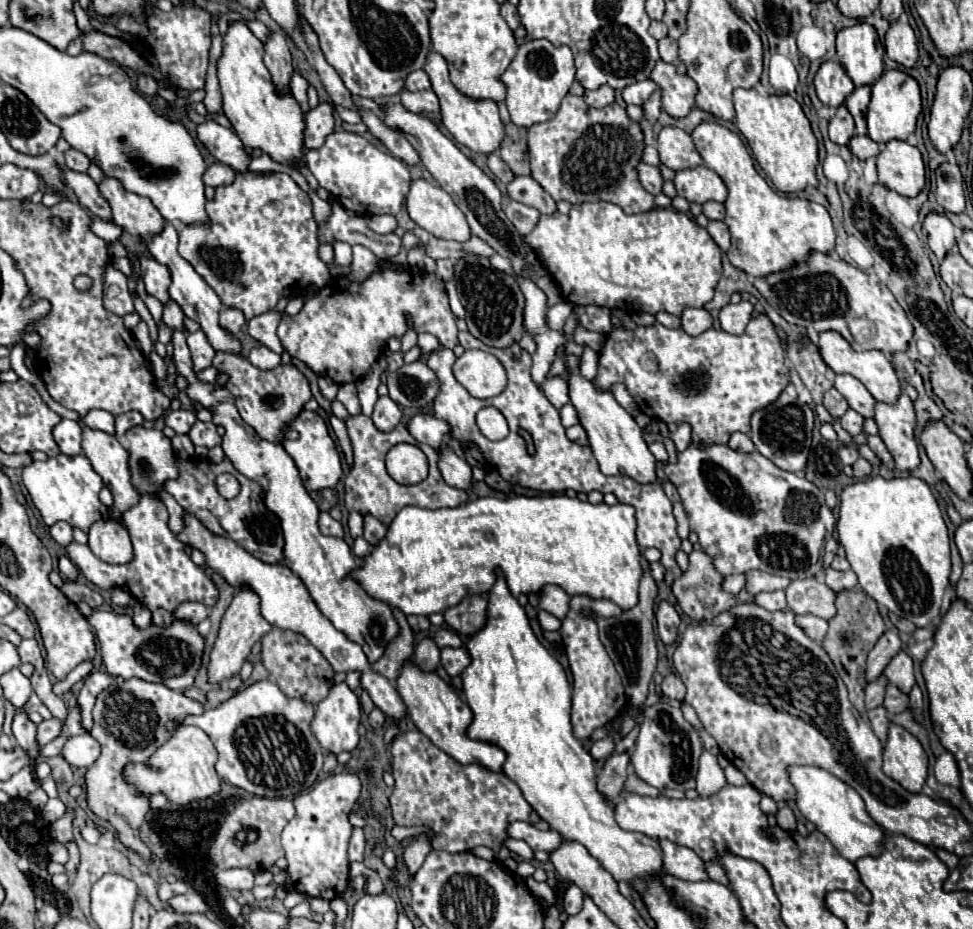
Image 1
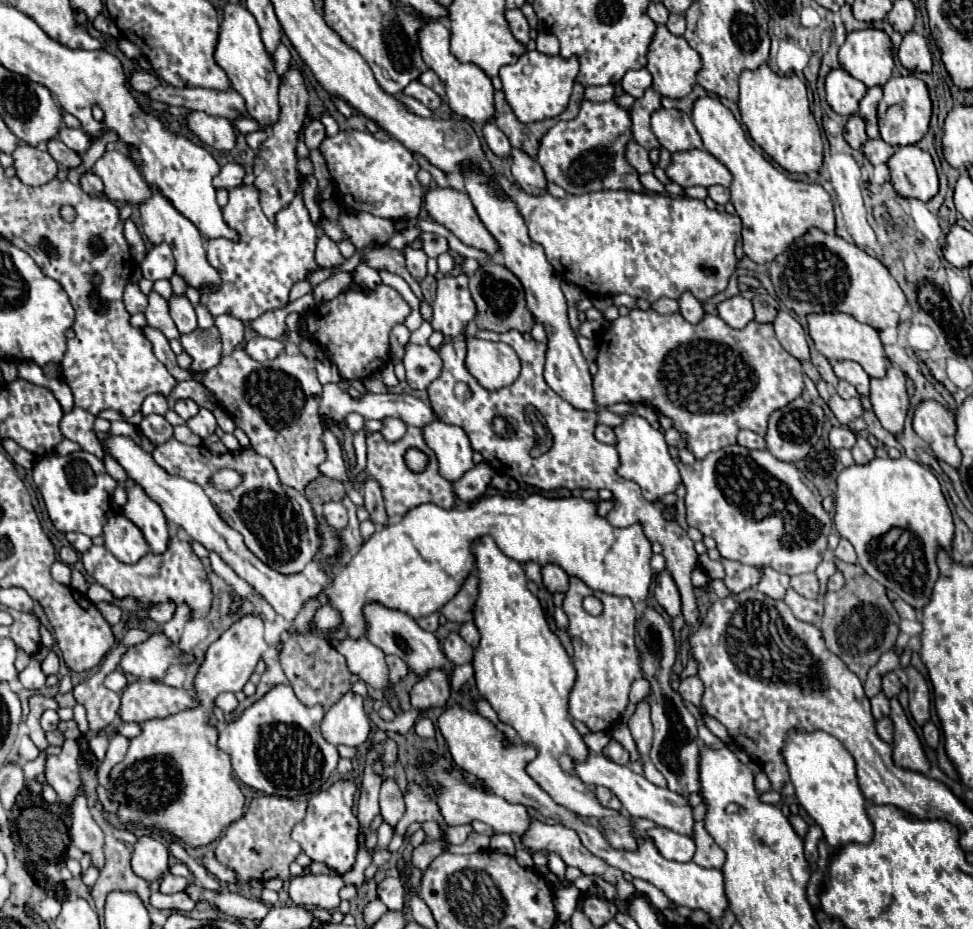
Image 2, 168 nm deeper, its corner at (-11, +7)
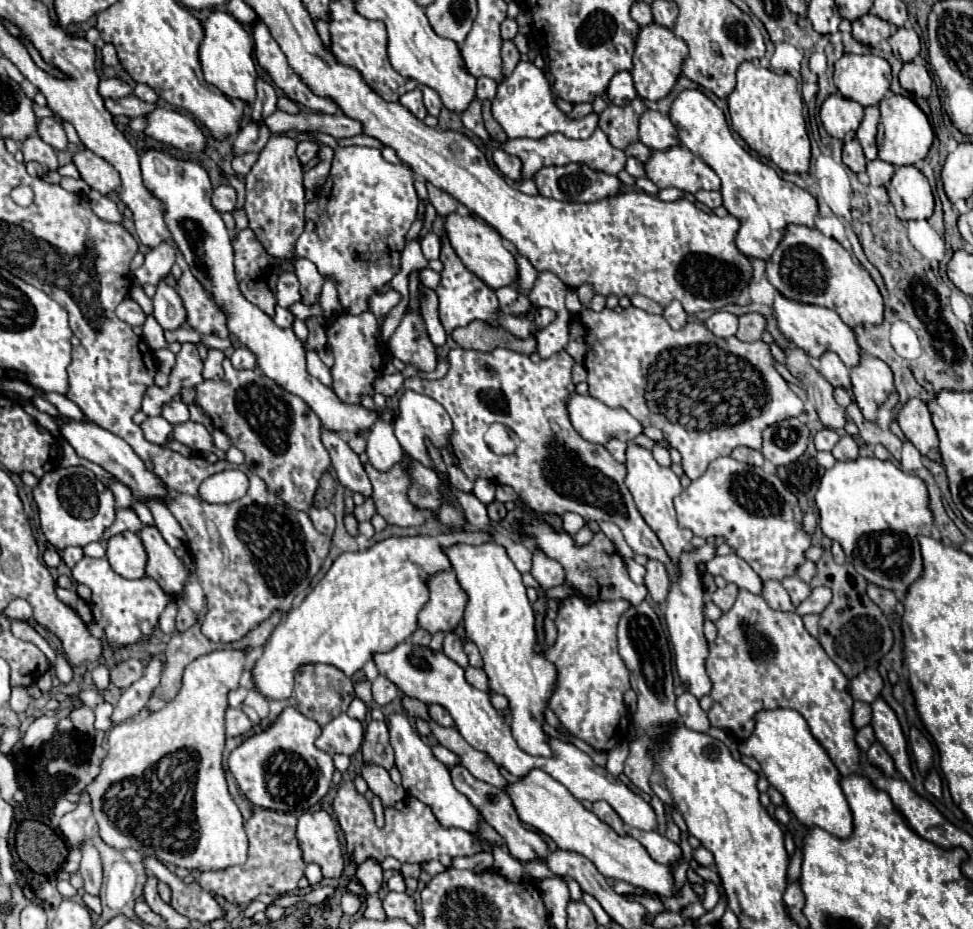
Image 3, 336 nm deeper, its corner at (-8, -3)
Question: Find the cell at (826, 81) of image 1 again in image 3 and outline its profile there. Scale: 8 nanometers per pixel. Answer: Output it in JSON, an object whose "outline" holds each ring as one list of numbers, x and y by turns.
{"outline":[[833,93,823,101,819,117,829,135,841,141,851,141,863,119,863,105,853,99,845,99,839,93]]}

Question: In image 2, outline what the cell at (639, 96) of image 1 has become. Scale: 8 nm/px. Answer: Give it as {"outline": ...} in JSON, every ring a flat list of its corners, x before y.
{"outline":[[632,69,632,71,626,71,626,75,622,77,622,89,632,95,632,97,642,97,644,95,644,89,652,85,652,77,646,69]]}

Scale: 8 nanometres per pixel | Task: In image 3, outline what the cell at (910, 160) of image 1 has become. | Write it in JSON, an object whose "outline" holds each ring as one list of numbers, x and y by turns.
{"outline":[[915,165,897,167,895,175,887,183,887,191,889,191,889,199,891,199,899,219,929,219,931,217,933,207,935,207,931,185,929,185,927,177]]}

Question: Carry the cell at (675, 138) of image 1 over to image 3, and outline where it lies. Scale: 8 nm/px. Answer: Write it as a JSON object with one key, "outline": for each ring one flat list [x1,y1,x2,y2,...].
{"outline":[[645,111,639,119,639,137,641,143,645,143,653,151,667,151,671,147,679,145,677,129,673,127,671,119,667,115,661,115,659,111]]}

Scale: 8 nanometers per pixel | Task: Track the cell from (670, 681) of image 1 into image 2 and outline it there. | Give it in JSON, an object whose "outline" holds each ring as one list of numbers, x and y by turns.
{"outline":[[686,677,686,679,682,679,680,687,678,687,678,693,682,695,684,701,690,701,694,707,702,705,704,687,702,687,702,681,698,677]]}

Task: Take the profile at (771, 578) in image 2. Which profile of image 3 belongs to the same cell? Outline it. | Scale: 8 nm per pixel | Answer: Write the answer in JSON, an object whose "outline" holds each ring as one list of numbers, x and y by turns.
{"outline":[[737,555,713,557,711,561,707,561,707,571,711,575,725,577,729,583,735,583,741,589,747,589,755,595,761,595,763,579]]}

